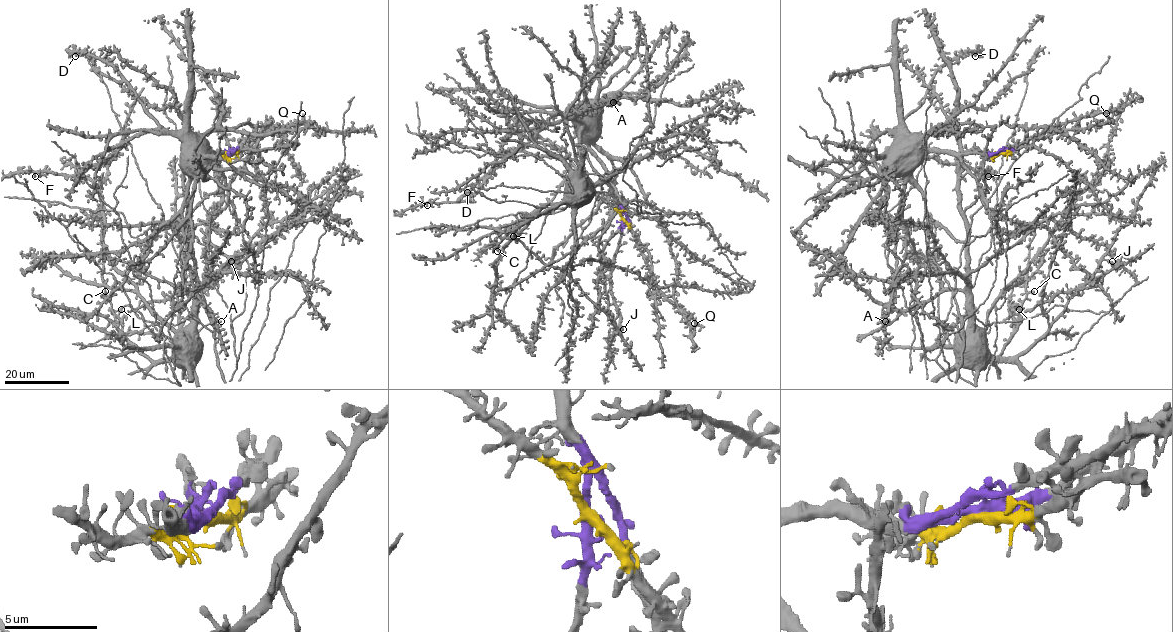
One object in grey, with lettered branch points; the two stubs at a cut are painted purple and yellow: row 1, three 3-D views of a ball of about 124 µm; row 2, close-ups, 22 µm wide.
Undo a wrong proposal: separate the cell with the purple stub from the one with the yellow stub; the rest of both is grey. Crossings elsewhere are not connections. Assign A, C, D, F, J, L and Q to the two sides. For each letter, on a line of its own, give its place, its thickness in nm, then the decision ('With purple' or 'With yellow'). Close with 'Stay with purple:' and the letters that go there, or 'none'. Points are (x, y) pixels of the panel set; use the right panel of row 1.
A: Place: (885, 321). Thickness 200 nm. With purple
C: Place: (1034, 291). Thickness 480 nm. With yellow
D: Place: (975, 56). Thickness 280 nm. With purple
F: Place: (988, 176). Thickness 340 nm. With purple
J: Place: (1112, 261). Thickness 150 nm. With yellow
L: Place: (1019, 309). Thickness 400 nm. With yellow
Q: Place: (1106, 113). Thickness 360 nm. With purple
Stay with purple: A, D, F, Q

